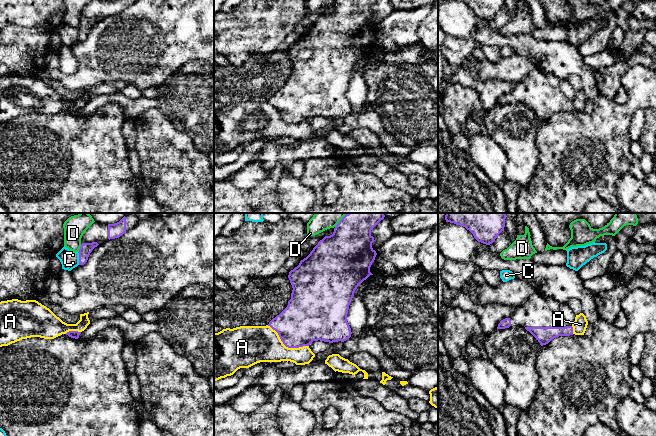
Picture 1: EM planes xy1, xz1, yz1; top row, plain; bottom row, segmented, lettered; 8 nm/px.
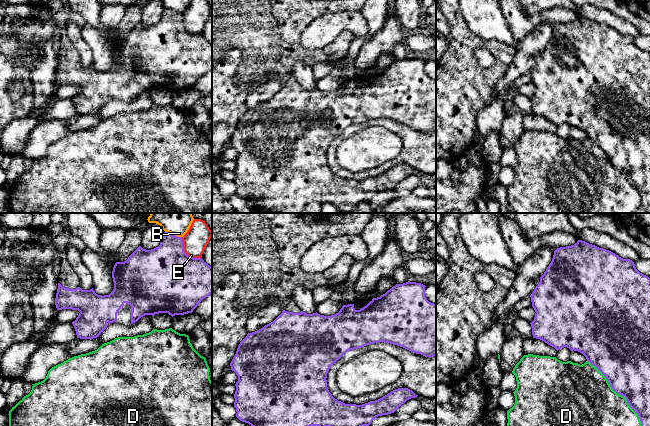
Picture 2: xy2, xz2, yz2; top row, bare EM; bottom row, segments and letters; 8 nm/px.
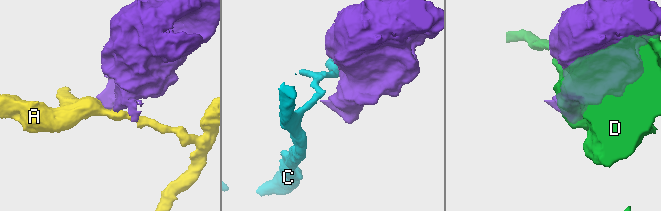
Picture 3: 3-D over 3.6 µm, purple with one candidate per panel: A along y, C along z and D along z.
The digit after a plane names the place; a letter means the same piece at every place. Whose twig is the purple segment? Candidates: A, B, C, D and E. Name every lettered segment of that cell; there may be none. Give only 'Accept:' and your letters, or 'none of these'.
Accept: none of these

